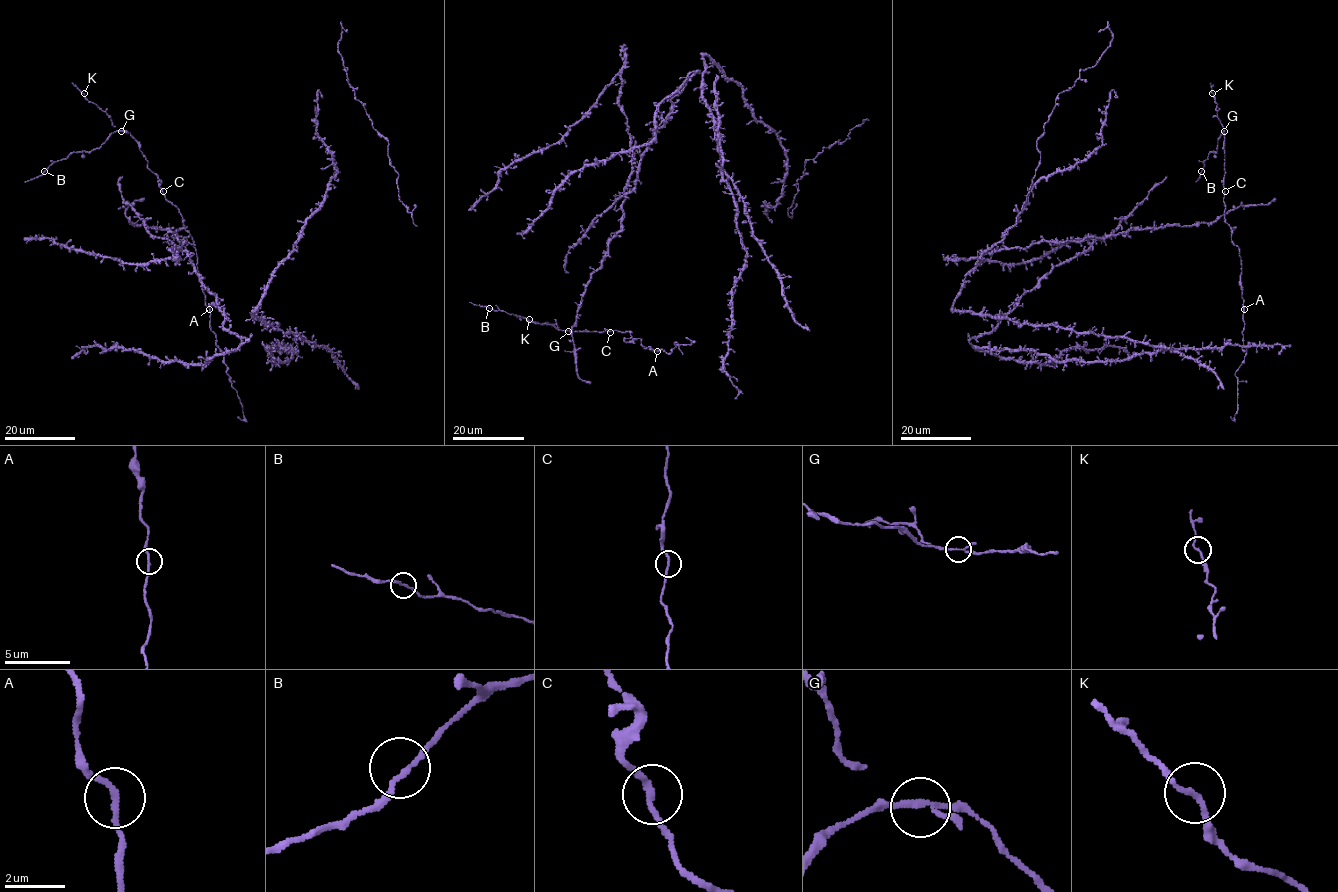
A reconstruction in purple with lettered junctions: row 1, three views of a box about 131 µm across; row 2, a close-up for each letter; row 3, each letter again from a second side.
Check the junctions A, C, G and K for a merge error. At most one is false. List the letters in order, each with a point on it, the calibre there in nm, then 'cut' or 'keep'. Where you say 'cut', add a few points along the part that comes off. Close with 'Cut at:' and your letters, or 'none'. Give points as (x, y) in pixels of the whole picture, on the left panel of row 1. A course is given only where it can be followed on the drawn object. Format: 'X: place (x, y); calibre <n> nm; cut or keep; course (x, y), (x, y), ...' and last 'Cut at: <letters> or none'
A: place (209, 309); calibre 180 nm; keep
C: place (163, 191); calibre 190 nm; keep
G: place (121, 131); calibre 130 nm; cut; course (121, 131), (113, 132), (98, 148), (71, 152), (65, 158), (55, 161), (40, 175), (25, 182)
K: place (84, 93); calibre 150 nm; keep
Cut at: G

